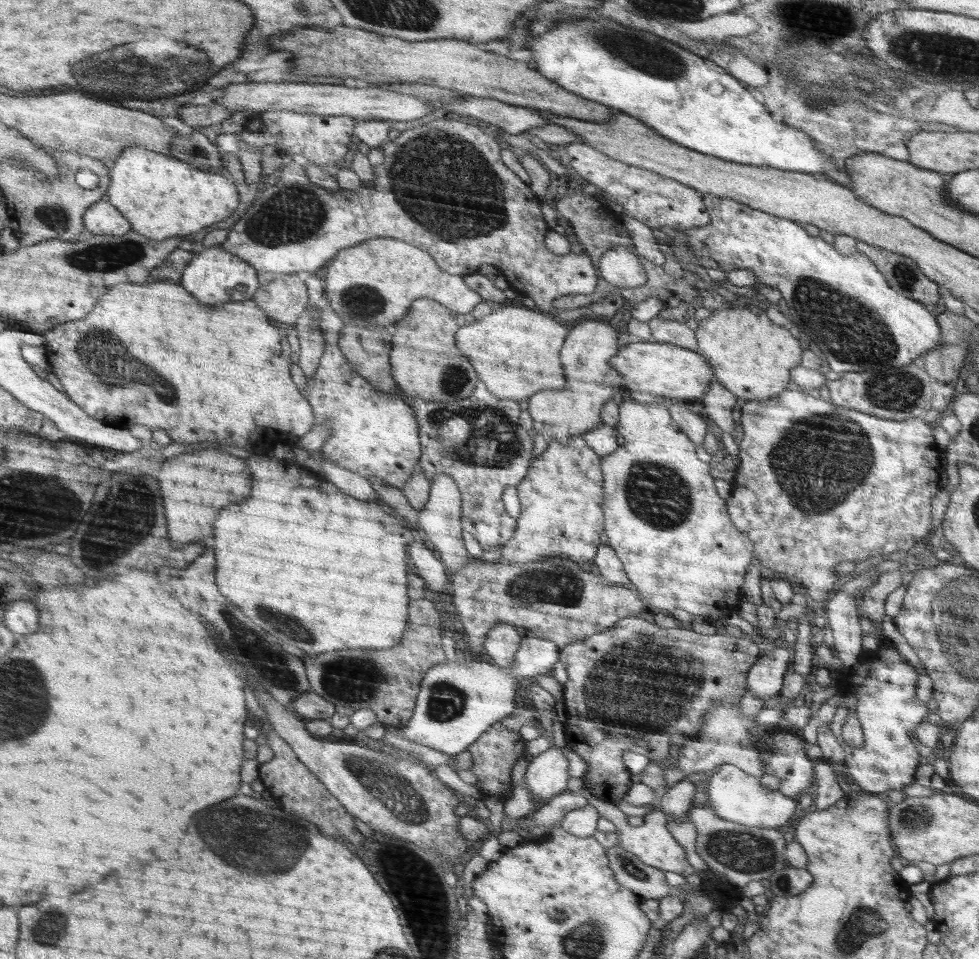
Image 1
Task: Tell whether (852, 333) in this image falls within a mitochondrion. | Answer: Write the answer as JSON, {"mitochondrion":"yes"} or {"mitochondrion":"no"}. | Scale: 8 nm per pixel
{"mitochondrion":"yes"}

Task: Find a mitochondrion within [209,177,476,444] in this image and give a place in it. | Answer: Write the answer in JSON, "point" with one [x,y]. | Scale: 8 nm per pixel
{"point":[291,216]}

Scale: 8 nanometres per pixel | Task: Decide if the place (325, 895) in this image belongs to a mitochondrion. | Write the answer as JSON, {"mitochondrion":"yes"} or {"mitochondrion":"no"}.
{"mitochondrion":"no"}

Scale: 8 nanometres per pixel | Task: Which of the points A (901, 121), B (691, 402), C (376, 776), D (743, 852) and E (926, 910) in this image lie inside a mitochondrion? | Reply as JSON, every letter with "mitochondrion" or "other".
{"A":"other","B":"other","C":"mitochondrion","D":"mitochondrion","E":"other"}

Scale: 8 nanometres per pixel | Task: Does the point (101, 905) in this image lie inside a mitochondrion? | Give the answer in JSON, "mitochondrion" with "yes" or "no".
{"mitochondrion":"no"}

